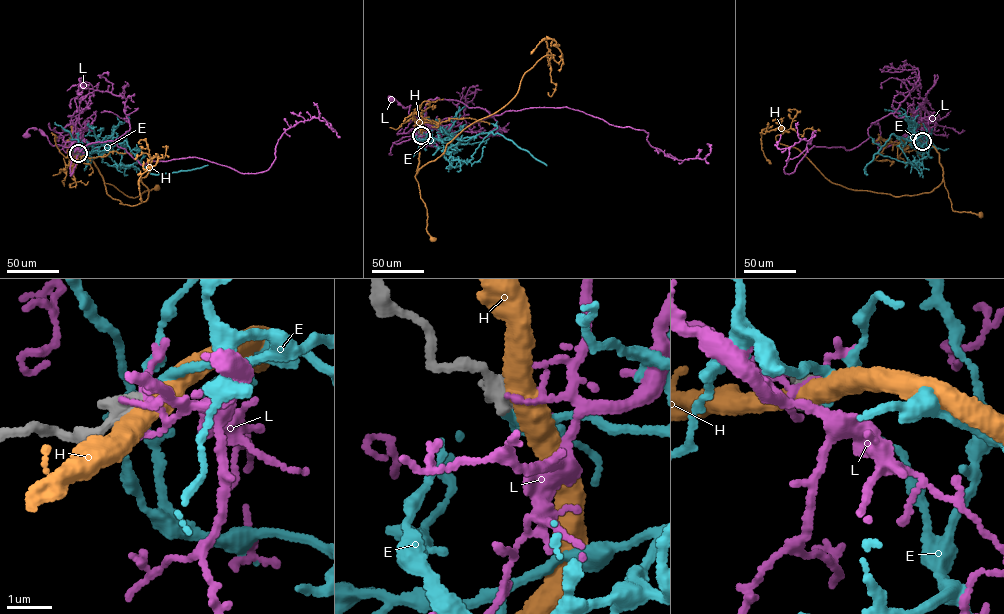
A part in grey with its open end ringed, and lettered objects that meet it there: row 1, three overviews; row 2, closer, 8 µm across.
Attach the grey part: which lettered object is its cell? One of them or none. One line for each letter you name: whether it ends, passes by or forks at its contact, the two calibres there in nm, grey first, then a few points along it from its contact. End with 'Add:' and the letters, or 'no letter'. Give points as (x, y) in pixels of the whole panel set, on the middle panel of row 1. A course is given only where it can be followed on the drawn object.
E: it passes by; calibres 500 and 160 nm; course (421, 135), (440, 141), (488, 133), (468, 162), (450, 157), (453, 167), (470, 159)
Add: E

